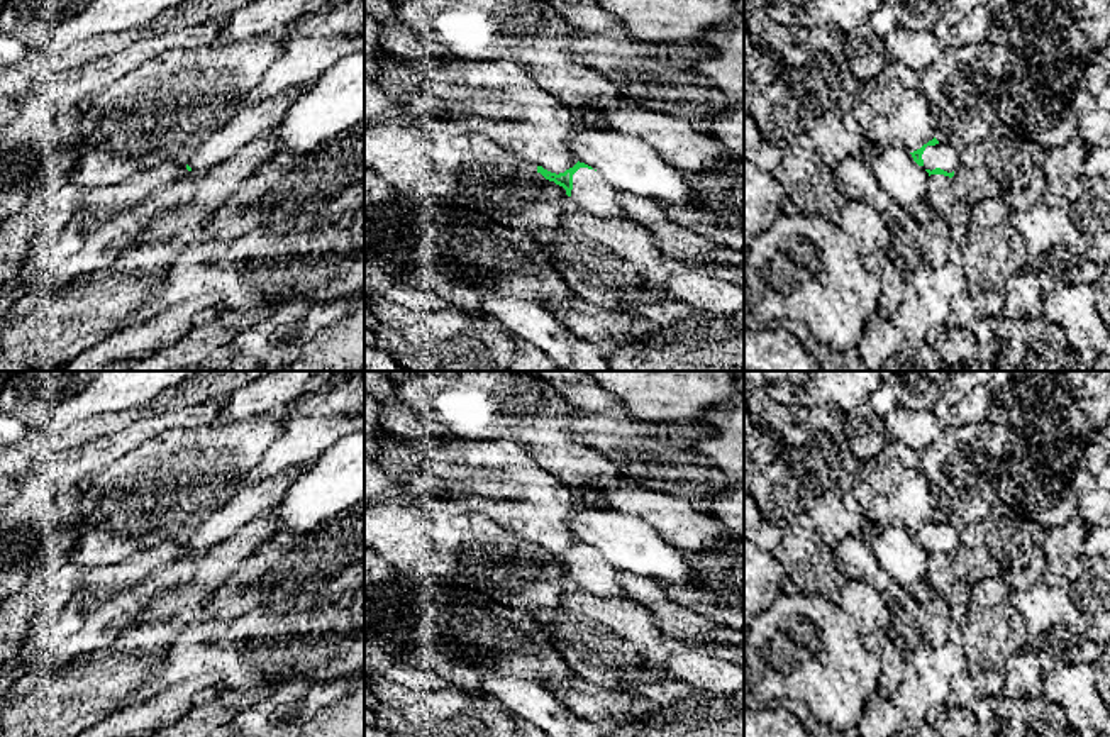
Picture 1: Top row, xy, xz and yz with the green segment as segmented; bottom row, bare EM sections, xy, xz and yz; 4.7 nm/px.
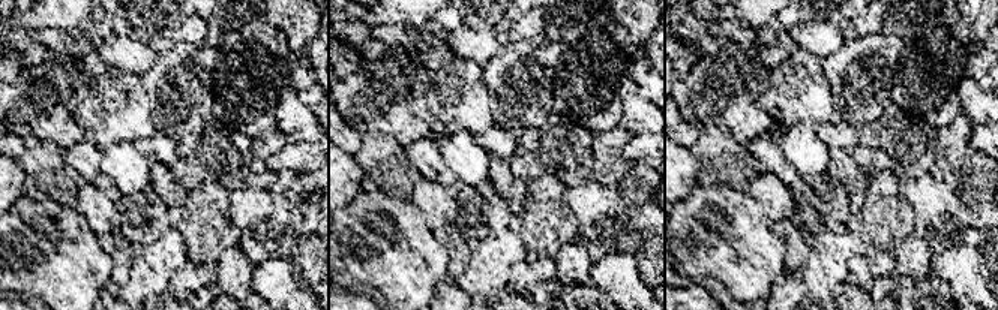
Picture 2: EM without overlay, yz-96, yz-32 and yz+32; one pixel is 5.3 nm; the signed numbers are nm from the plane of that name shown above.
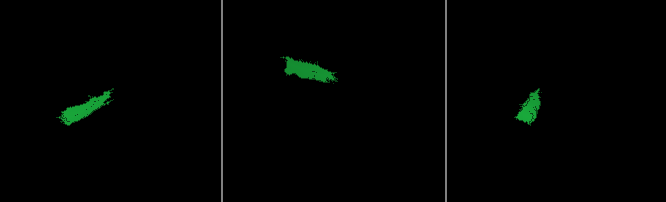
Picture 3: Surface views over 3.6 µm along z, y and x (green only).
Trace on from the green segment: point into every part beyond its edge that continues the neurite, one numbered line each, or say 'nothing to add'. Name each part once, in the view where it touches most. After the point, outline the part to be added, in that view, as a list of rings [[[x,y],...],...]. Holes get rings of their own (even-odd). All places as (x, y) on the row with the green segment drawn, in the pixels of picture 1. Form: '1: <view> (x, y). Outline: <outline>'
1: xz (592, 193). Outline: [[[580,168],[573,175],[573,190],[568,198],[580,210],[612,220],[625,219],[619,195],[620,191],[613,188],[598,171]]]

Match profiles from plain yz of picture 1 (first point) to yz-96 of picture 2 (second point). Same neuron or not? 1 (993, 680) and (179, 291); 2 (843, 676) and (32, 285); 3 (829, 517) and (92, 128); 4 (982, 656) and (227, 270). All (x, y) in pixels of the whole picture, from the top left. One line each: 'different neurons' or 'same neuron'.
1: same neuron
2: same neuron
3: different neurons
4: different neurons

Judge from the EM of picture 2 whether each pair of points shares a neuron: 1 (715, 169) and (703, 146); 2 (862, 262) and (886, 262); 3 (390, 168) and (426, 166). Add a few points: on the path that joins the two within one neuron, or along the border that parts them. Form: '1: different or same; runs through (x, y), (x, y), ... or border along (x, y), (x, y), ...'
1: same; runs through (715, 163), (715, 157), (709, 152)
2: same; runs through (868, 262), (880, 262)
3: different; border along (402, 149), (407, 157), (407, 168), (413, 175)

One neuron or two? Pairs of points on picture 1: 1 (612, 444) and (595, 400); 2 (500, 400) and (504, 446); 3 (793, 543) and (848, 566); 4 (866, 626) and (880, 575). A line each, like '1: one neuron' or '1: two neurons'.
1: two neurons
2: two neurons
3: two neurons
4: two neurons

